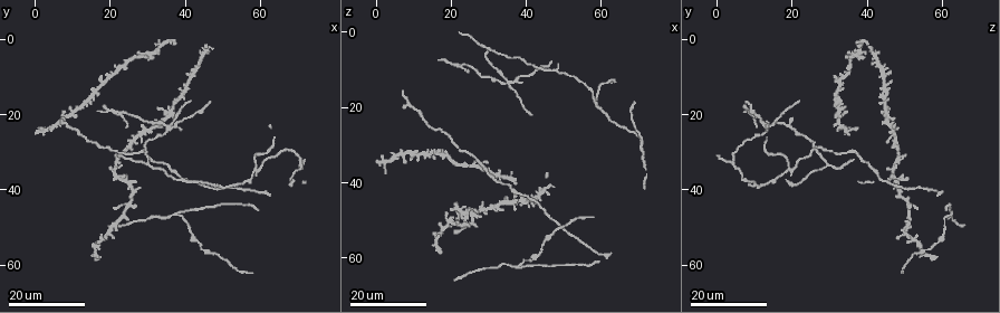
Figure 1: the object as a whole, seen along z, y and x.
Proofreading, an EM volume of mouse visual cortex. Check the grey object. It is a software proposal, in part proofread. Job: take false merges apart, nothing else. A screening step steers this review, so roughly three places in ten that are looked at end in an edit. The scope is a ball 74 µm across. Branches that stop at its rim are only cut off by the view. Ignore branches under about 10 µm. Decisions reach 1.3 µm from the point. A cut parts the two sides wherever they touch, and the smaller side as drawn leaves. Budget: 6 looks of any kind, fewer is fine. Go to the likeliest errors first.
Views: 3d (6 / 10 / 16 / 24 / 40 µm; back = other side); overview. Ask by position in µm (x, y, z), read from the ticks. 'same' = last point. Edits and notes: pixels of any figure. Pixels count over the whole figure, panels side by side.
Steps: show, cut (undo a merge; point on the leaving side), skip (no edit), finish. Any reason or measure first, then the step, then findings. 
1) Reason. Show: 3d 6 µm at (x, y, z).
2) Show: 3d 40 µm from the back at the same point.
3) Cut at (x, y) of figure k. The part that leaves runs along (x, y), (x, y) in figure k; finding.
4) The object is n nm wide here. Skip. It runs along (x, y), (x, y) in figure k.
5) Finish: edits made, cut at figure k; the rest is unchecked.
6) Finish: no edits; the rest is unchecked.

Four or more arms meet. Show: 3d 24 µm at (36.0, 24.0, 14.0).

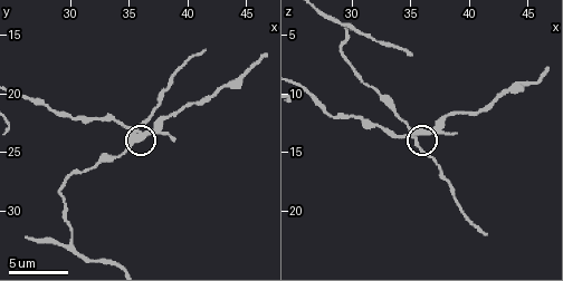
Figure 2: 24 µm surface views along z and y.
Show: 3d 6 µm at (35.4, 24.0, 13.2).

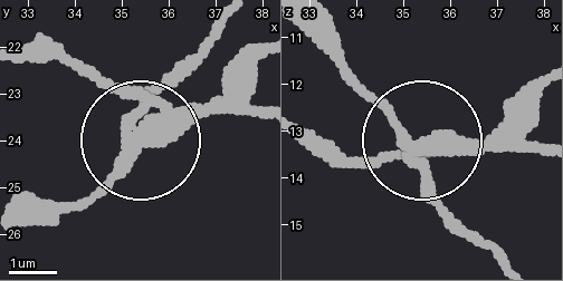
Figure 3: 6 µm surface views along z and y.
Cut at (194, 122) of figure 3. A second neuron is stuck on.

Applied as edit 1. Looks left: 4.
Arms part here. Show: 3d 24 µm at (38.0, 46.5, 61.5).

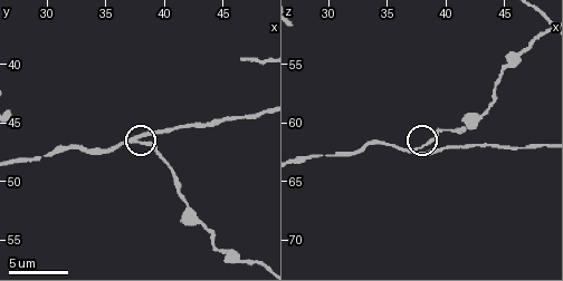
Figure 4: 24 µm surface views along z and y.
Show: 3d 10 µm at (37.6, 46.6, 62.2).

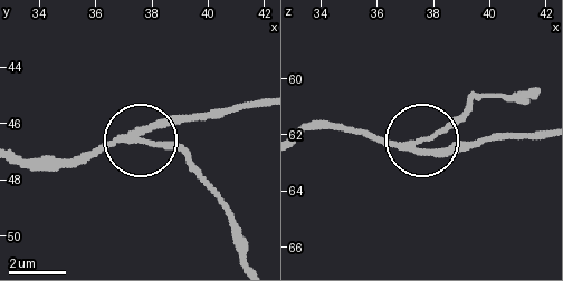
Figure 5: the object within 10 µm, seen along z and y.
3 arms meet here. Cut at (164, 142) of figure 5. The part that leaves runs along (125, 136), (173, 146), (188, 157), (227, 215), (241, 259) in figure 5; two neurons meet here.

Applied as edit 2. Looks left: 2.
Finish: edits made, cut at figure 3, cut at figure 5; the rest is unchecked.

